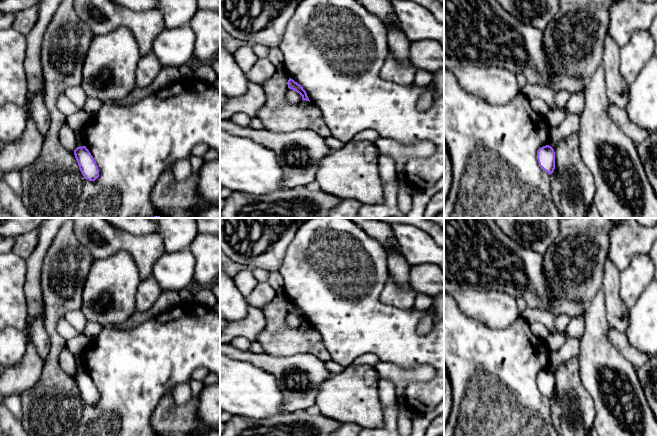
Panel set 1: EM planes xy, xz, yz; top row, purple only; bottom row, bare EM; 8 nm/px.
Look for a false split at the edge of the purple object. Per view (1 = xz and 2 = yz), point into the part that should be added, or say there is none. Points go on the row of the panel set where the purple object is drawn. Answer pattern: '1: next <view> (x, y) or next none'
1: next none
2: next none

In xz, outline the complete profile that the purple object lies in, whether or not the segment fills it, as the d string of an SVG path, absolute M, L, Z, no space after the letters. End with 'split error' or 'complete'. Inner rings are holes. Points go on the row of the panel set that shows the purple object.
M289 78L289 80L288 80L288 88L296 91L297 93L299 93L302 96L302 100L306 100L306 101L310 102L310 100L307 96L307 93L303 89L303 87L291 78Z; complete

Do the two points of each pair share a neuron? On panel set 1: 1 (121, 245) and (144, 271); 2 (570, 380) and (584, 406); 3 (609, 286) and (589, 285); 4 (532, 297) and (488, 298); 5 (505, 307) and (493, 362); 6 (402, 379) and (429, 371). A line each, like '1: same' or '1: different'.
1: same
2: same
3: different
4: different
5: different
6: same

